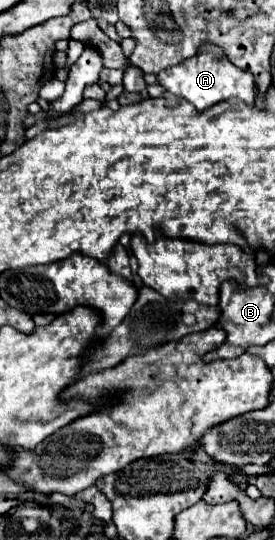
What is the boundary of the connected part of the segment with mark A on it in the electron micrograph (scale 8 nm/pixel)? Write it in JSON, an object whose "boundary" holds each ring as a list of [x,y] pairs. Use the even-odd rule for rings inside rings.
{"boundary":[[[203,45],[199,49],[197,55],[181,61],[179,65],[167,67],[157,75],[157,83],[161,87],[165,87],[167,91],[185,97],[189,103],[193,103],[199,111],[229,99],[229,97],[239,97],[241,101],[245,101],[247,105],[255,105],[255,83],[253,83],[253,75],[249,71],[243,71],[239,67],[235,67],[221,49],[217,49],[215,45]]]}

